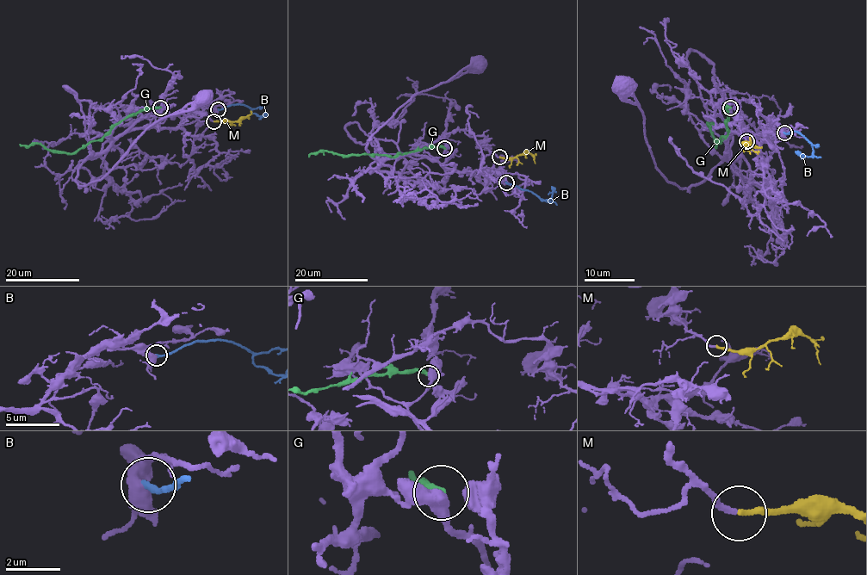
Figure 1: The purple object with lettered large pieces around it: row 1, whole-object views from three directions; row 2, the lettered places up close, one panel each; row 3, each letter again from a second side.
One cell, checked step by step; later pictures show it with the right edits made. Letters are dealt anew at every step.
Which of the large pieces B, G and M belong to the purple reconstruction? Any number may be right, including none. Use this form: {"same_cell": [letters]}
{"same_cell": ["M"]}

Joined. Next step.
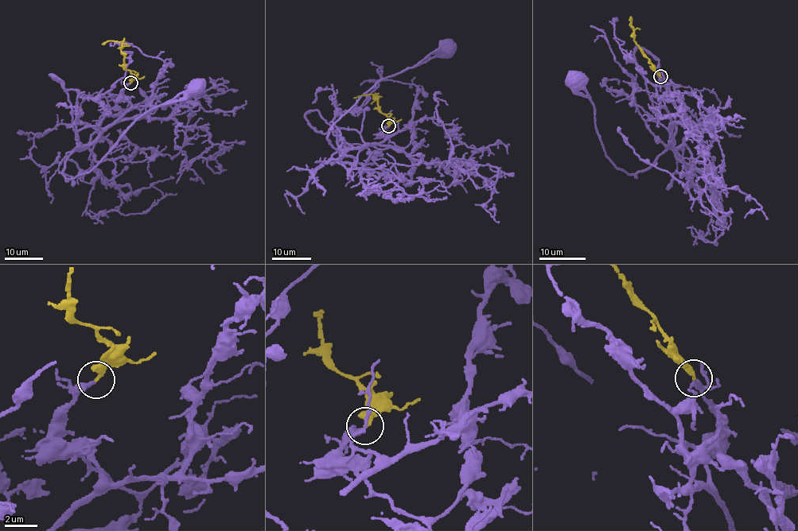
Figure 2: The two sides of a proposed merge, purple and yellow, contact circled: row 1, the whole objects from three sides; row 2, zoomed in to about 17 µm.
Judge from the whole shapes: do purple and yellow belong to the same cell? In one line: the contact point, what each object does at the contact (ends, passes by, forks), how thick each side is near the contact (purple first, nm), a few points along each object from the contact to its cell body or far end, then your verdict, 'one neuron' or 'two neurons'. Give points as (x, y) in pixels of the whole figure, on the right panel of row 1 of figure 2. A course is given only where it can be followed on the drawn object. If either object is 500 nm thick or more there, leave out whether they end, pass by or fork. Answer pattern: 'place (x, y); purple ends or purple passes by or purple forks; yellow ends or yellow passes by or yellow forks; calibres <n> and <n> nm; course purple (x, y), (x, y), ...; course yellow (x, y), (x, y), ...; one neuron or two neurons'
place (660, 76); purple ends; yellow ends; calibres 280 and 300 nm; course purple (660, 77), (671, 118), (667, 149), (648, 167), (628, 175), (605, 154), (595, 109), (577, 78); course yellow (660, 76), (652, 67), (651, 63), (634, 40), (630, 16), (632, 19); one neuron

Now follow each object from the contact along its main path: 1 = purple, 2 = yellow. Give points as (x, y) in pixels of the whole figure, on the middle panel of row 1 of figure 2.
1: (388, 126), (380, 133), (391, 133), (381, 142), (356, 148), (336, 149), (328, 138), (378, 81), (446, 48)
2: (388, 125), (390, 117), (380, 110), (372, 95), (353, 98)

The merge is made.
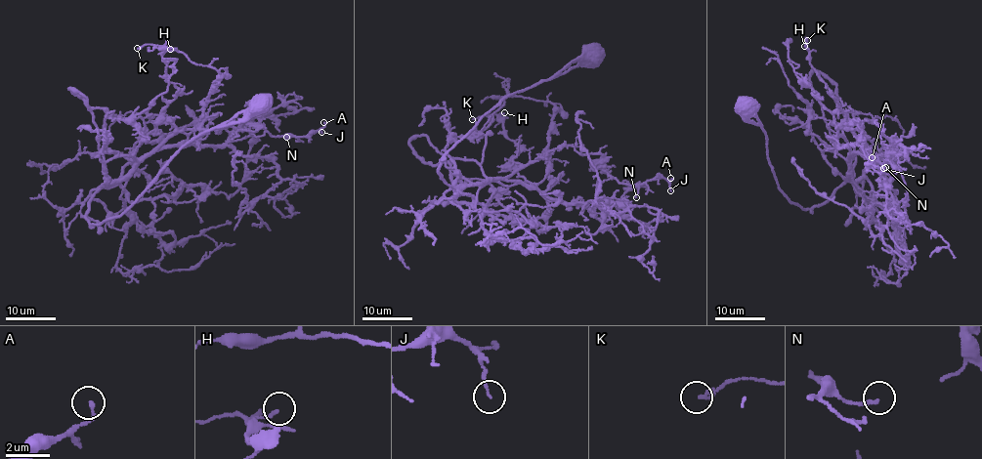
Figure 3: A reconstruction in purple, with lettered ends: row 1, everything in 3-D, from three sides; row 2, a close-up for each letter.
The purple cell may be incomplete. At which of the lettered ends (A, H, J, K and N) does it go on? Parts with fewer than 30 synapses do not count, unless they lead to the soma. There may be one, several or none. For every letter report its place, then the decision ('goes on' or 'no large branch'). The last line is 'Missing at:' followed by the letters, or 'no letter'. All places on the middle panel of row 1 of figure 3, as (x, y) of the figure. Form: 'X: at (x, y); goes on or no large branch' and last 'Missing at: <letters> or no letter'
A: at (670, 178); no large branch
H: at (504, 112); no large branch
J: at (670, 190); no large branch
K: at (472, 119); no large branch
N: at (636, 197); no large branch
Missing at: no letter

